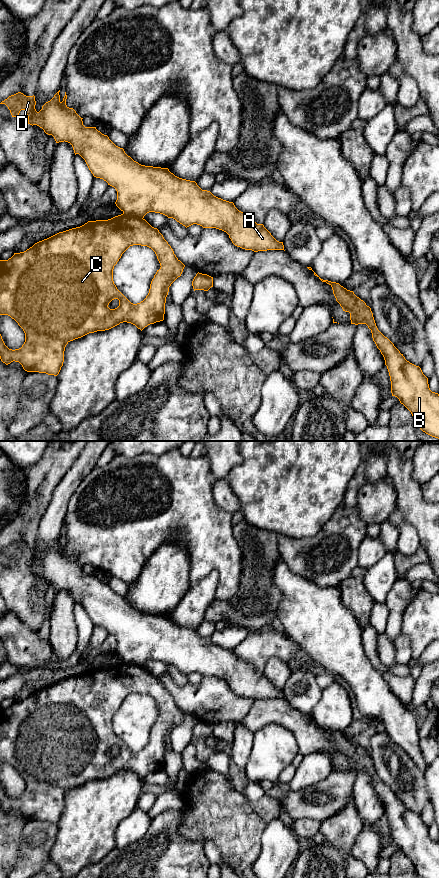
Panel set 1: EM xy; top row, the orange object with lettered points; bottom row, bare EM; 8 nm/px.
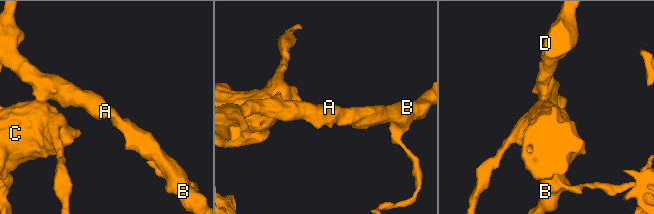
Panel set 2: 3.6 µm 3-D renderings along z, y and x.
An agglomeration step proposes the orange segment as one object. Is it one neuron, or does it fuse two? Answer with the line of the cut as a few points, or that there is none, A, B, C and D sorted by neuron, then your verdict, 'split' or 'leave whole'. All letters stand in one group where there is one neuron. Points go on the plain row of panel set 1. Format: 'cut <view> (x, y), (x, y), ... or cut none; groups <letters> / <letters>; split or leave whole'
cut xy (123, 660), (142, 666); groups A B D / C; split

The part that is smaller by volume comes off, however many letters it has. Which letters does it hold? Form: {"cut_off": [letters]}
{"cut_off": ["A", "B", "D"]}

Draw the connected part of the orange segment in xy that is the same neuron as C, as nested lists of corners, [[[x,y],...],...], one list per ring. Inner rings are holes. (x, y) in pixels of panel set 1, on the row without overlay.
[[[121,662],[115,664],[108,668],[96,668],[96,669],[88,669],[84,673],[76,676],[72,676],[63,680],[59,680],[47,687],[39,689],[35,691],[32,695],[27,697],[24,700],[14,701],[14,703],[9,706],[8,708],[0,708],[0,763],[8,763],[12,767],[14,767],[18,773],[23,777],[25,781],[25,790],[19,797],[9,797],[0,782],[0,807],[6,813],[10,812],[11,810],[19,810],[23,817],[27,820],[39,820],[39,821],[46,821],[48,823],[57,824],[63,814],[64,810],[64,799],[66,793],[75,787],[81,786],[89,781],[94,781],[97,779],[105,779],[109,778],[120,771],[127,770],[135,773],[141,779],[150,772],[154,772],[156,770],[160,770],[164,768],[165,762],[165,751],[166,745],[169,740],[169,735],[171,732],[181,724],[185,713],[176,705],[174,702],[173,697],[168,692],[168,690],[164,687],[163,683],[159,680],[157,676],[152,675],[145,667],[137,666],[135,664],[128,664],[126,662]],[[133,693],[141,693],[147,694],[151,696],[160,711],[160,717],[157,718],[154,726],[151,729],[149,741],[146,746],[141,749],[140,751],[133,752],[131,751],[116,735],[113,729],[113,717],[114,714],[117,712],[119,707],[121,706],[122,702]],[[114,748],[119,748],[119,754],[115,757],[110,757],[108,755],[109,751]]]

